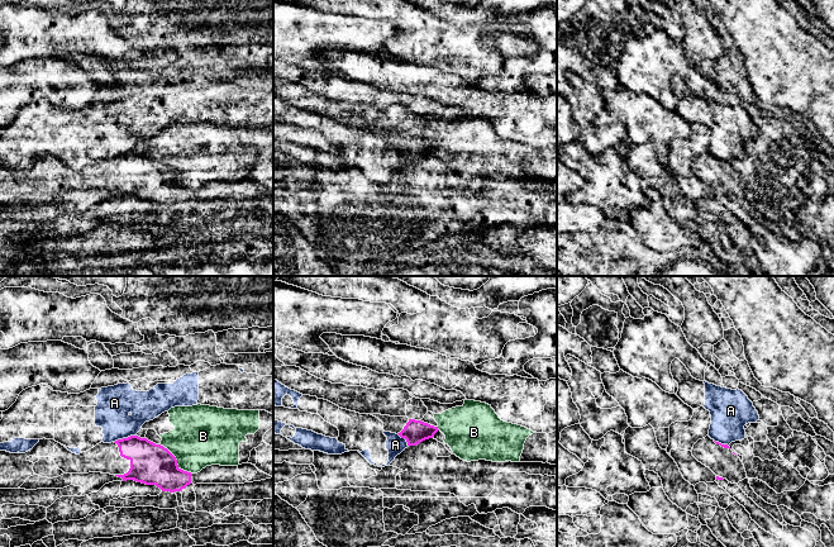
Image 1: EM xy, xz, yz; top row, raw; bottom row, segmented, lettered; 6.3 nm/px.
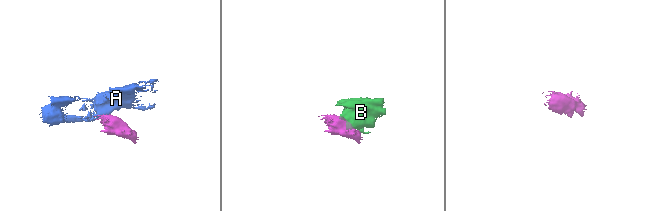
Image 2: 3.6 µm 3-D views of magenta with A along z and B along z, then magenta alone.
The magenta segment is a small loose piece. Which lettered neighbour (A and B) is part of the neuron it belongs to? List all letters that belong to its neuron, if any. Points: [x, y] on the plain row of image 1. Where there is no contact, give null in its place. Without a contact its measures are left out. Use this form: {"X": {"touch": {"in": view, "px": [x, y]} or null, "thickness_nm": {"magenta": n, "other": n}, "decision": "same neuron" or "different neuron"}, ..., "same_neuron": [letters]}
{"A": {"touch": {"in": "xy", "px": [124, 155]}, "thickness_nm": {"magenta": 260, "other": 220}, "decision": "different neuron"}, "B": {"touch": {"in": "xy", "px": [176, 177]}, "thickness_nm": {"magenta": 260, "other": 380}, "decision": "different neuron"}, "same_neuron": []}

